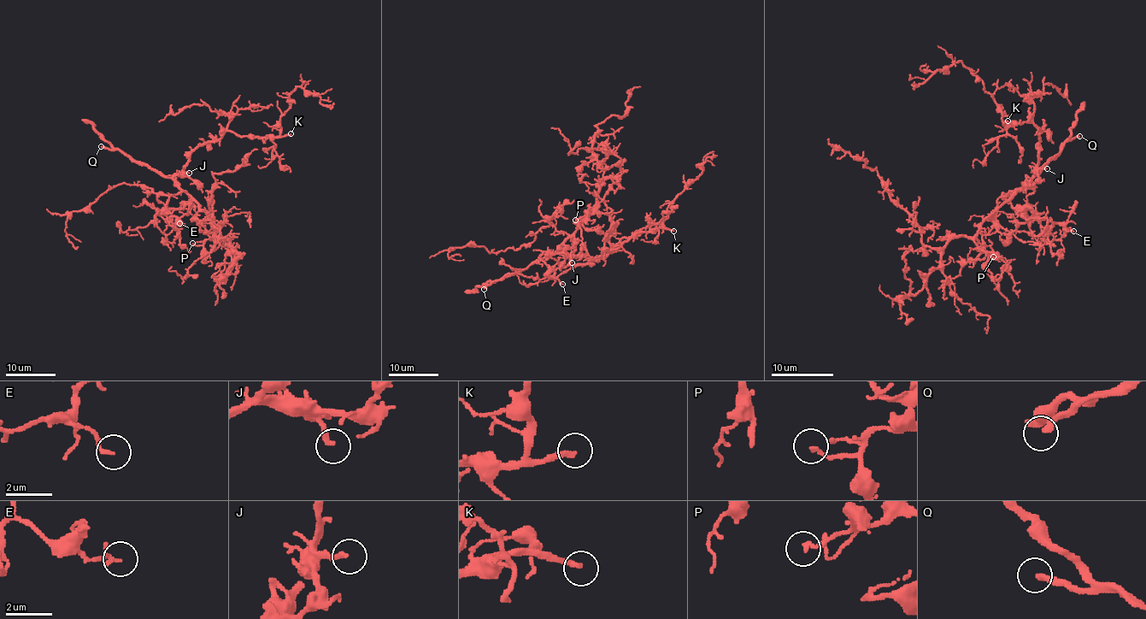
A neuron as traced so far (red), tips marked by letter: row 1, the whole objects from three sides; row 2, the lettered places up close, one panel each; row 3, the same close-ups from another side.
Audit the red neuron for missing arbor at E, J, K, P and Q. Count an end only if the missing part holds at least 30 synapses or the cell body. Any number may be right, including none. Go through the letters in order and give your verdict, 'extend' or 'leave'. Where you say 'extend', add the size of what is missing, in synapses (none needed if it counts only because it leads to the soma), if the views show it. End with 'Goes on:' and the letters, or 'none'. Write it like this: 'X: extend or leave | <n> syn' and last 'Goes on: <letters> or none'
E: leave
J: leave
K: extend | 60 syn
P: leave
Q: extend
Goes on: K, Q

